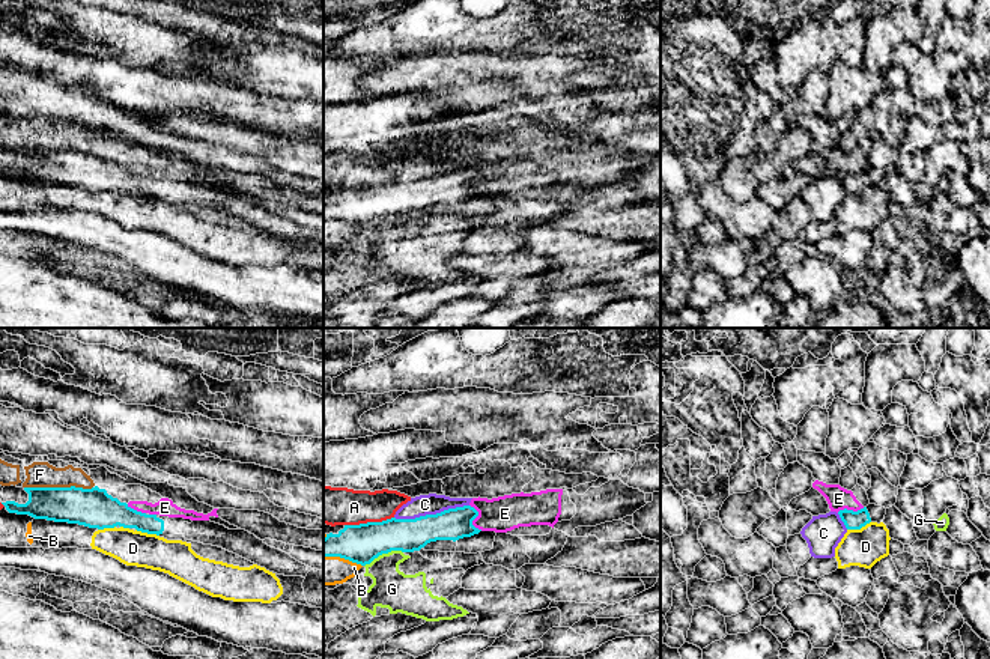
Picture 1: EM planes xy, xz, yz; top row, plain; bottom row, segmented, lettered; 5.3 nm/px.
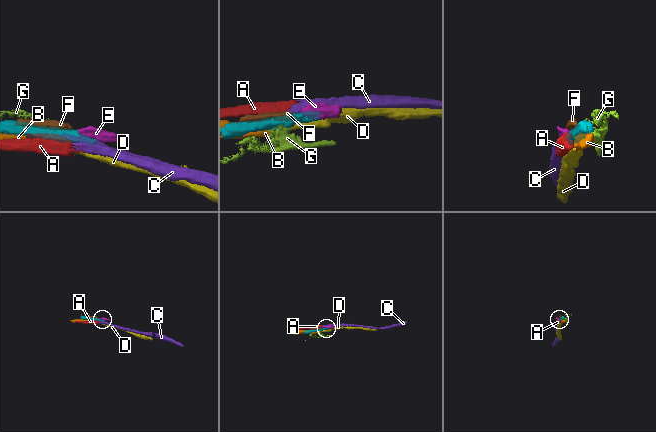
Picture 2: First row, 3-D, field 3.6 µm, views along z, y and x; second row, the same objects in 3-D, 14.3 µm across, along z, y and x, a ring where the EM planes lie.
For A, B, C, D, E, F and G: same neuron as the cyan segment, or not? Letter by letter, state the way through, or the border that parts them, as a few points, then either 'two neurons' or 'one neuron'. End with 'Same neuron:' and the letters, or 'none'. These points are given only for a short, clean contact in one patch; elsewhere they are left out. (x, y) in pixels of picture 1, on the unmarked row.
A: along xz (393, 179), (384, 184), (345, 188) | two neurons
B: two neurons
C: two neurons
D: along xy (136, 191), (158, 199) | two neurons
E: along xz (470, 167), (477, 175), (473, 187), (482, 193) | two neurons
F: two neurons
G: along xz (402, 214), (382, 215), (364, 229) | two neurons
Same neuron: none

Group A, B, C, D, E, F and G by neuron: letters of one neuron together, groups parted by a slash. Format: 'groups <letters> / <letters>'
groups A C / B D / E F / G

